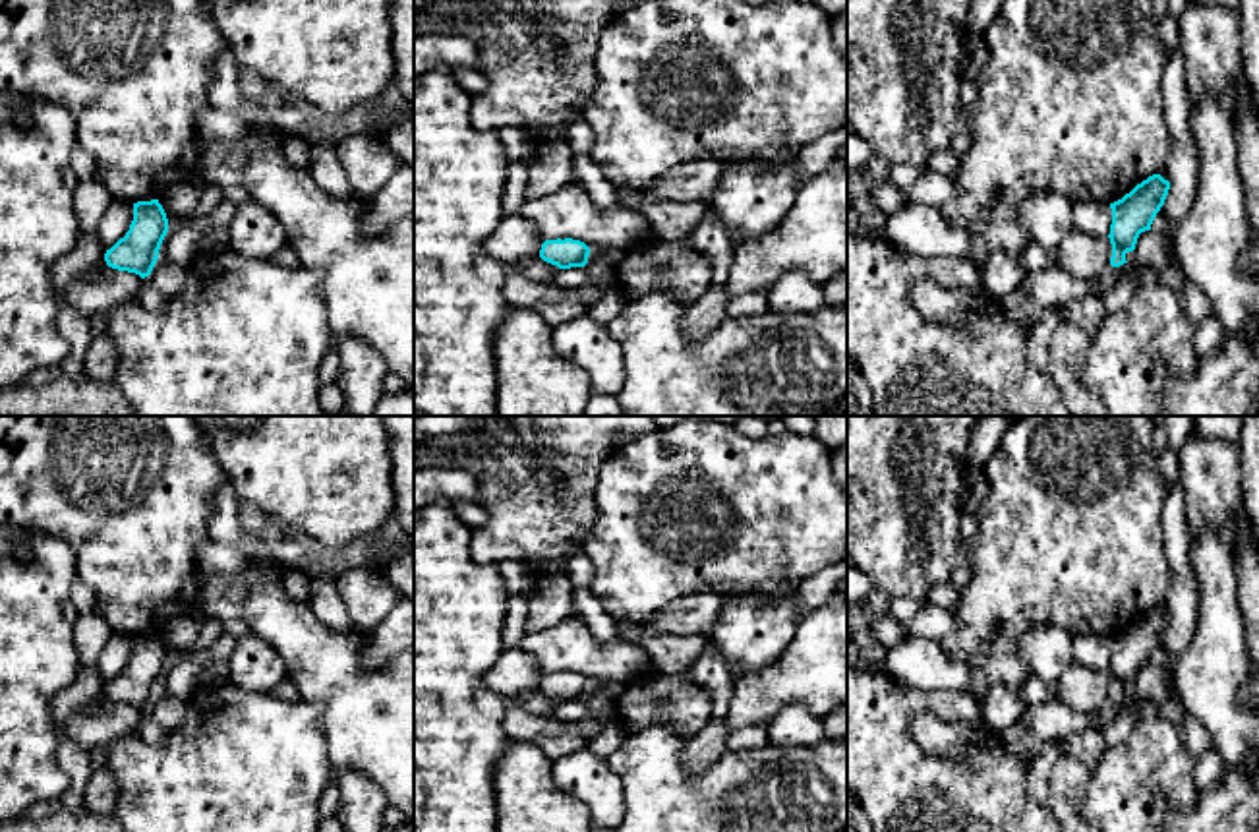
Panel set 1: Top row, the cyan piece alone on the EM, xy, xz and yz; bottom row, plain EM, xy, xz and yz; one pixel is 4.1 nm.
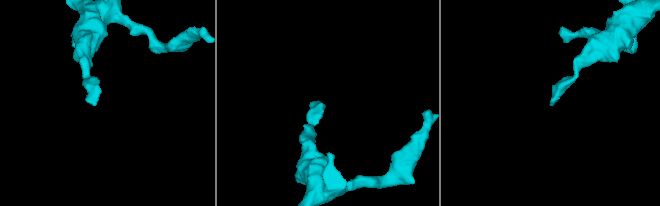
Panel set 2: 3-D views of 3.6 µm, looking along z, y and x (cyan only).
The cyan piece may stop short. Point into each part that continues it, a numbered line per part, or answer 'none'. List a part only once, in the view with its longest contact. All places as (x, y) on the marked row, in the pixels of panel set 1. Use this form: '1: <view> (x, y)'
none

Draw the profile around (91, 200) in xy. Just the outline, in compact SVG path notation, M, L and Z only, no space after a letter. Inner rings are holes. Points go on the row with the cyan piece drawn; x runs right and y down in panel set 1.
M95 178L79 180L73 192L79 232L95 234L112 199L110 192Z

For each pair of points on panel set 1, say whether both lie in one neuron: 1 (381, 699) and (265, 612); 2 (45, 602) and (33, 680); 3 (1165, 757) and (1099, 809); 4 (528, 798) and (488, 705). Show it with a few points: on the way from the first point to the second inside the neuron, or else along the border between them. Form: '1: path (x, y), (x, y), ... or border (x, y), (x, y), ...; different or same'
1: path (352, 693), (294, 635); same
2: path (33, 622), (33, 660); same
3: path (1149, 771), (1114, 803); same
4: border (509, 742), (494, 771), (496, 792); different

